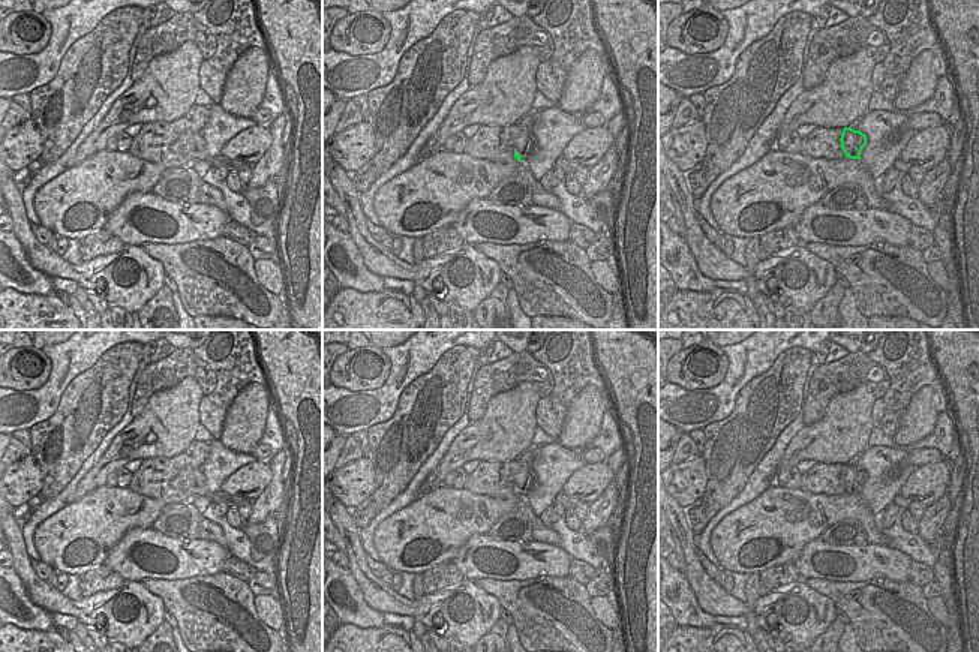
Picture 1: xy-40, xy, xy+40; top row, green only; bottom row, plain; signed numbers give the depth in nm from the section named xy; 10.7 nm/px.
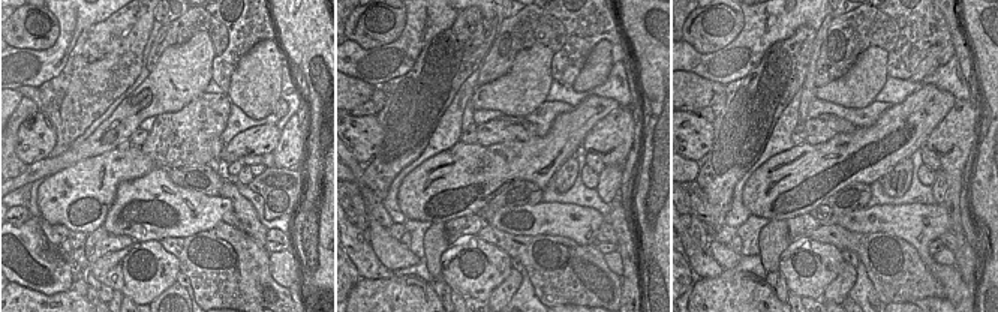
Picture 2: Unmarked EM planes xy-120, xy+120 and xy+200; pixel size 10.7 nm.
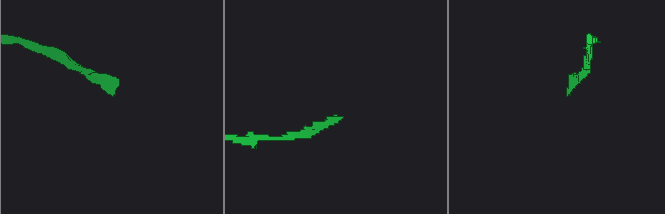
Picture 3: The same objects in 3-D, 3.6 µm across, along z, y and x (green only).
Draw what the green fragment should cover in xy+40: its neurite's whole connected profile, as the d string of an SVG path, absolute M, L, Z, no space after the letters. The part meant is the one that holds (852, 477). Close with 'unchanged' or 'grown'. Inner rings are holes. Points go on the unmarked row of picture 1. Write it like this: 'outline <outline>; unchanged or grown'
outline M844 463L840 478L846 493L861 496L861 487L867 481L867 471L861 466Z; unchanged

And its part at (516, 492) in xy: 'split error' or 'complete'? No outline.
split error

